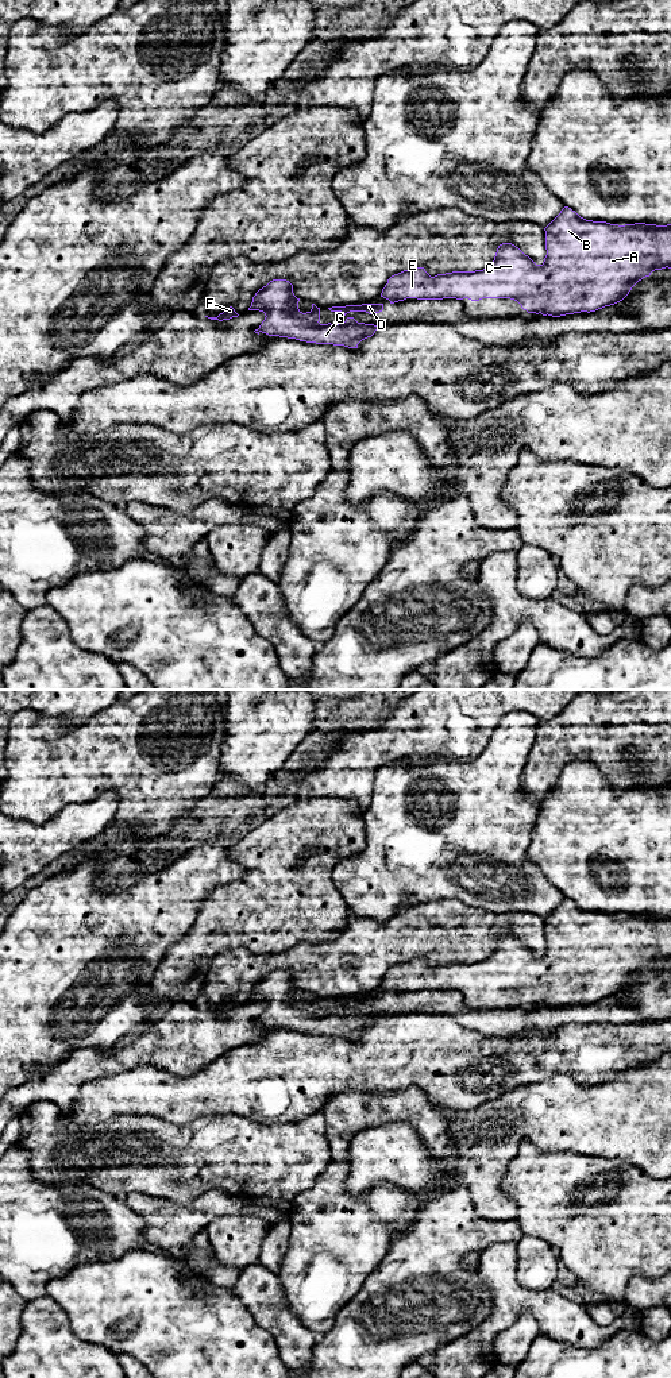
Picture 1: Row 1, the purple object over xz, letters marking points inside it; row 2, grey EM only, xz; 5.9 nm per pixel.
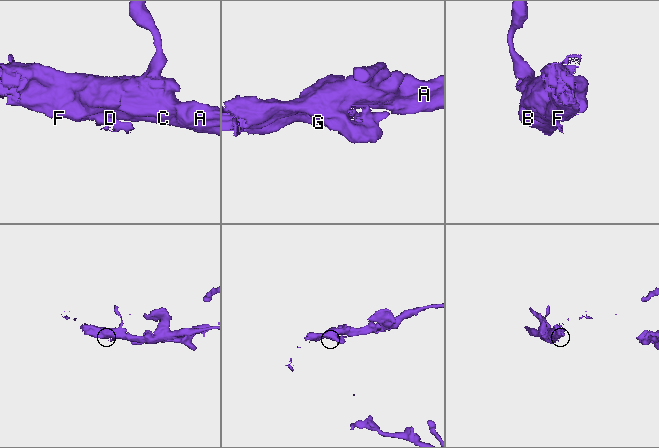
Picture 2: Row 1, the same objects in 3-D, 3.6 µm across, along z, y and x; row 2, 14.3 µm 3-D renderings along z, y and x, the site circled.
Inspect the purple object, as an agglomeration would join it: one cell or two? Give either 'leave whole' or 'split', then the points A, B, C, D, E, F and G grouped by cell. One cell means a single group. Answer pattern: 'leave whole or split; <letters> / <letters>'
split; A B C E F G / D

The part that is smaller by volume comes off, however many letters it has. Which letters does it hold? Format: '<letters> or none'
D

